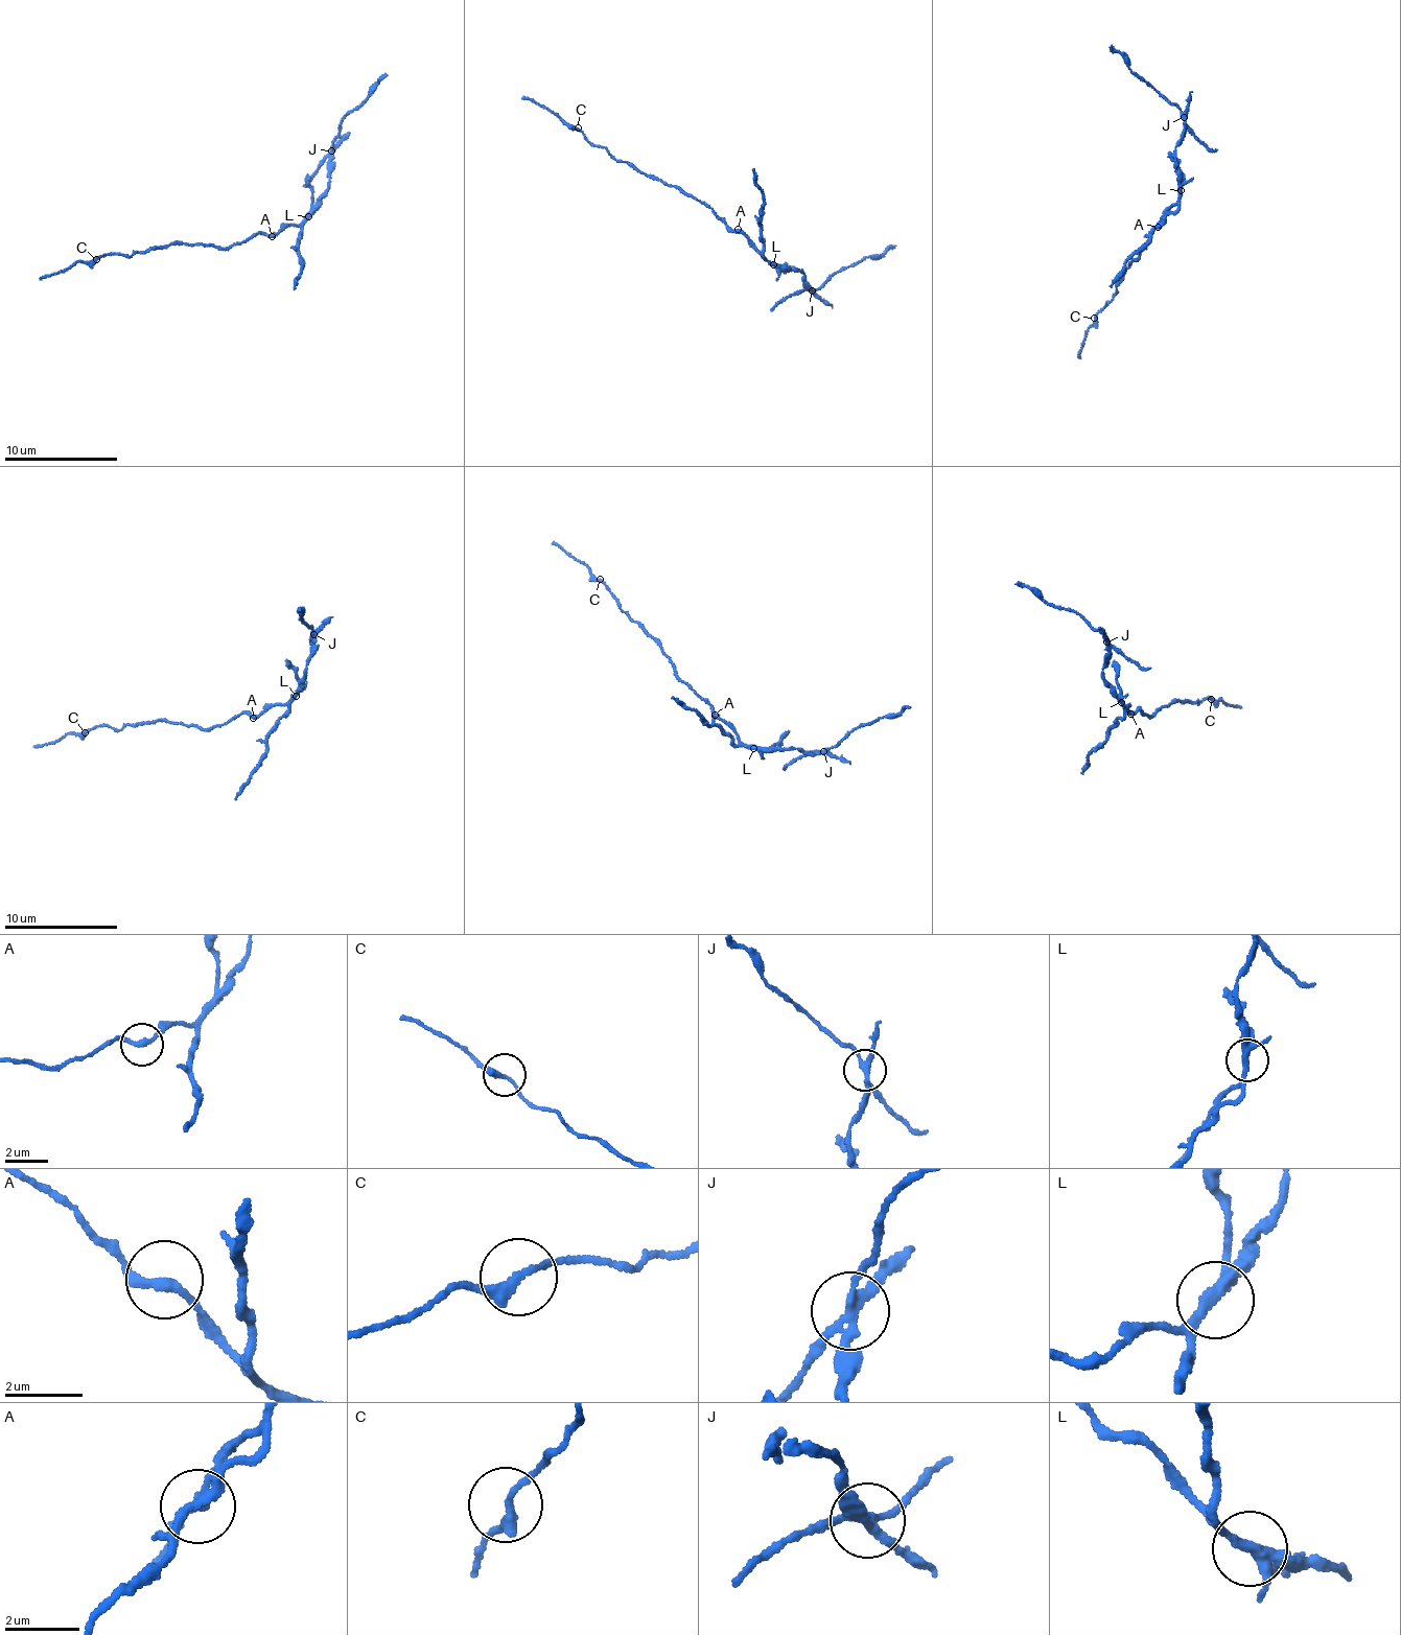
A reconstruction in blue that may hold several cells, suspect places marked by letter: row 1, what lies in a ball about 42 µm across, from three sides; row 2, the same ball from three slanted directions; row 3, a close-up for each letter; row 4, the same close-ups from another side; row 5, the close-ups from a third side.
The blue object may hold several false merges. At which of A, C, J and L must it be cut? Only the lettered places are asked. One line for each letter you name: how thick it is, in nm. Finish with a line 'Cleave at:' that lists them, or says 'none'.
J: 240 nm
L: 240 nm
Cleave at: J, L

